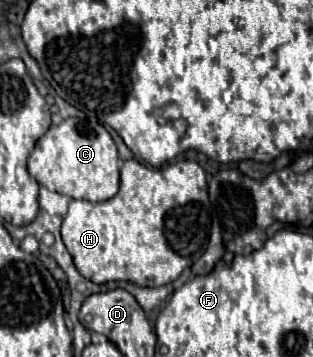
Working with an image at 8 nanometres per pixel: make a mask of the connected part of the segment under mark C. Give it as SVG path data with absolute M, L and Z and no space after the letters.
M67 118L57 126L51 126L39 140L27 162L29 174L45 188L65 194L69 198L81 198L89 202L103 202L119 190L119 156L111 134L91 120Z

